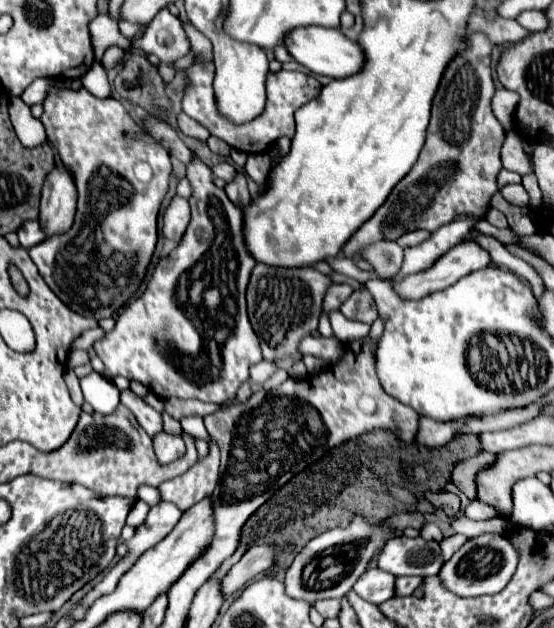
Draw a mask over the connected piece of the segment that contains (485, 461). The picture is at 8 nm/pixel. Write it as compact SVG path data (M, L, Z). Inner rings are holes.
M482 452L474 458L468 458L454 468L452 482L460 488L462 494L466 494L470 500L474 500L476 498L476 474L480 470L488 468L492 462L496 462L496 454L488 454L488 452Z

